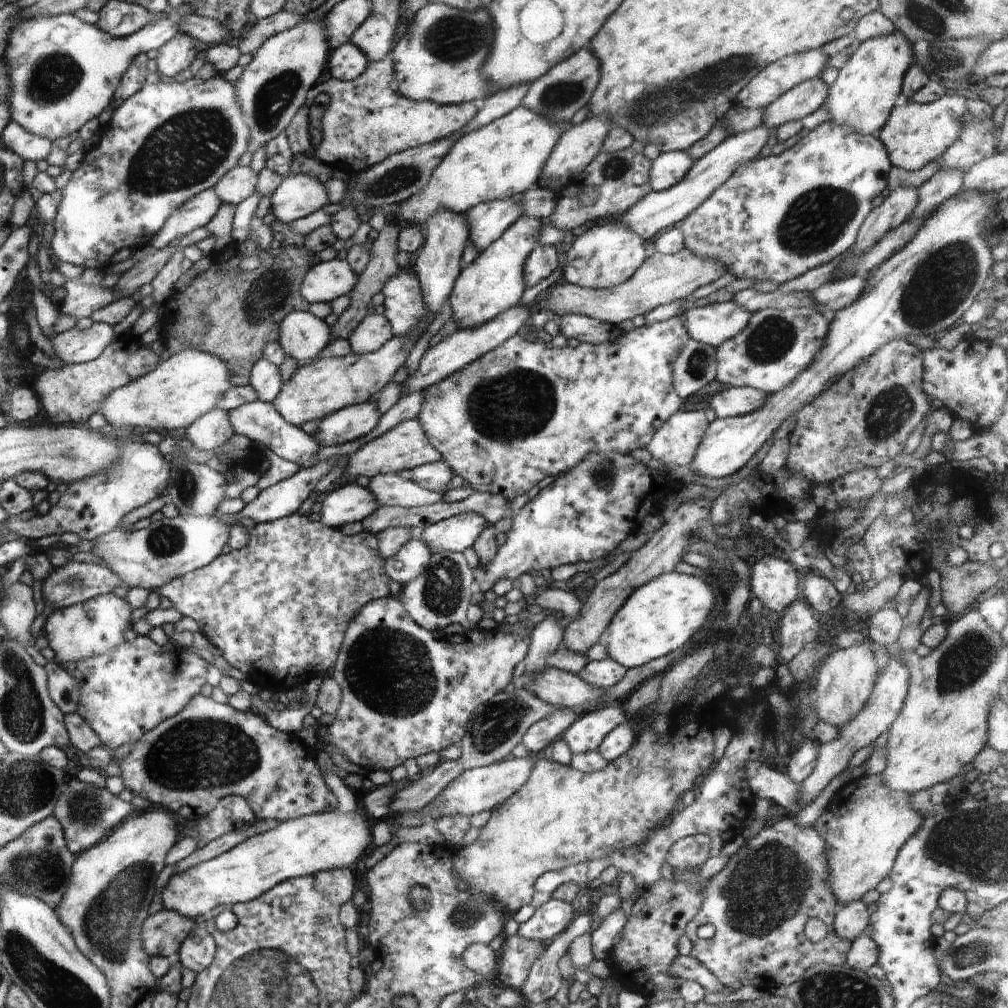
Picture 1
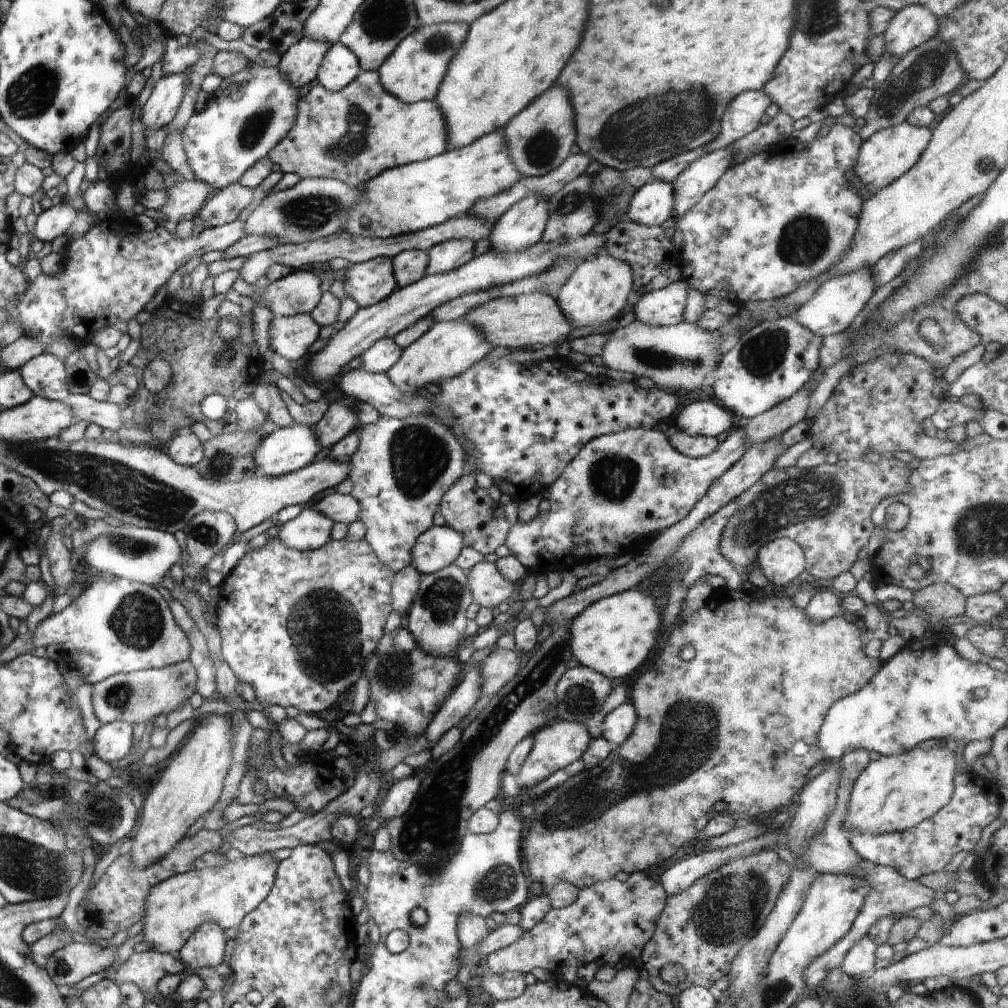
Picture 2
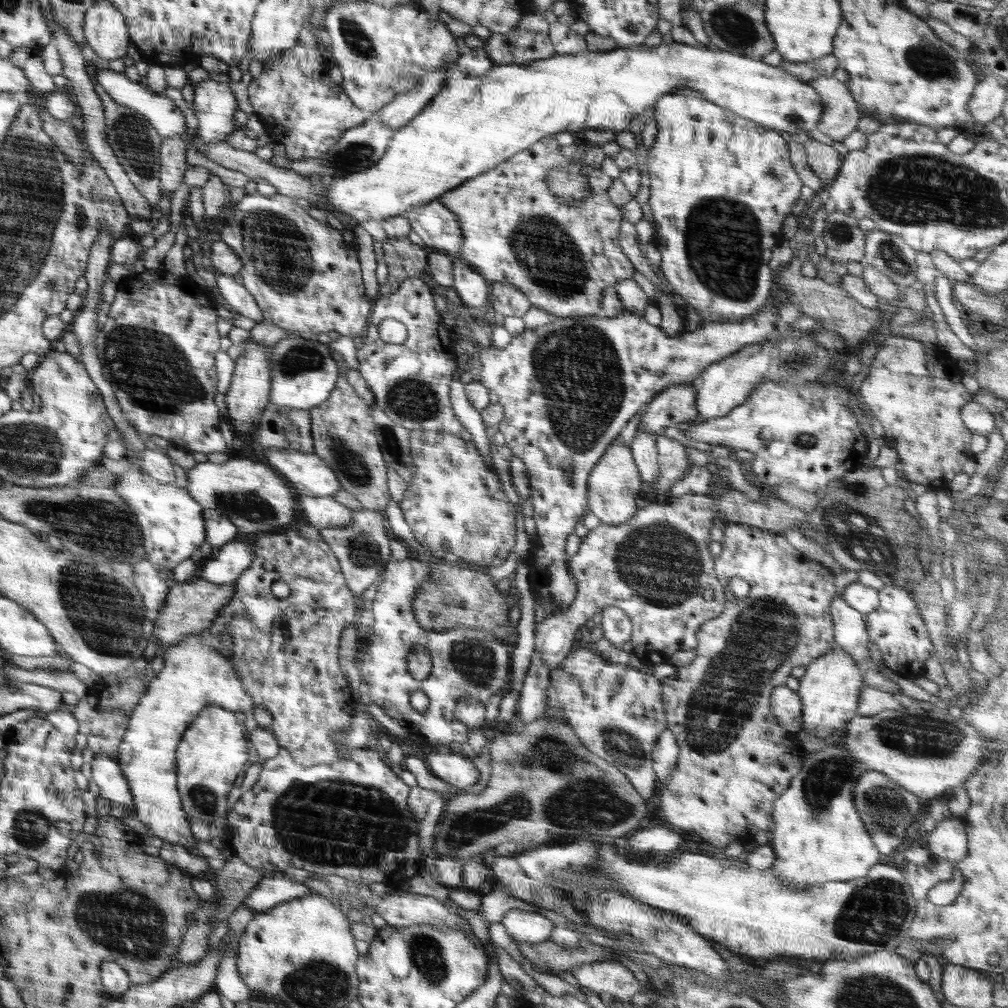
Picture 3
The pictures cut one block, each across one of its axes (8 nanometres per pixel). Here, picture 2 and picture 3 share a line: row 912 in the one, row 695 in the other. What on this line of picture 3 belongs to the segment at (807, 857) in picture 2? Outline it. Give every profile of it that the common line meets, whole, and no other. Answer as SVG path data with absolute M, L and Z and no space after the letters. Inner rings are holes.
M865 686L860 690L856 714L862 718L868 718L880 714L882 710L911 709L914 704L916 704L915 700L905 696L901 691L898 694L892 694Z

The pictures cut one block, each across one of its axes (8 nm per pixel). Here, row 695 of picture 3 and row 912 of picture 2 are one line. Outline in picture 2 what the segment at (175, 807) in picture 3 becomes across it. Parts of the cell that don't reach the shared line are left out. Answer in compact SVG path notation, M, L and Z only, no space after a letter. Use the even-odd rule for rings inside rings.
M270 853L244 855L238 860L226 861L222 866L176 874L155 885L147 895L141 919L144 925L142 930L144 941L151 946L153 951L171 954L171 952L180 951L191 934L205 923L215 923L222 931L238 927L243 917L255 910L272 889L279 866L279 862L272 855Z

